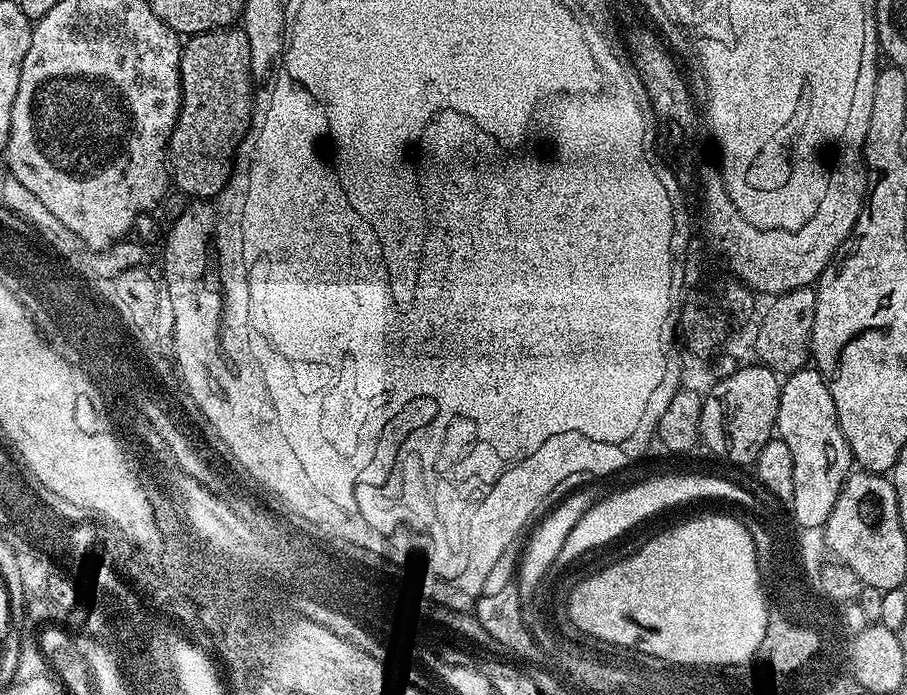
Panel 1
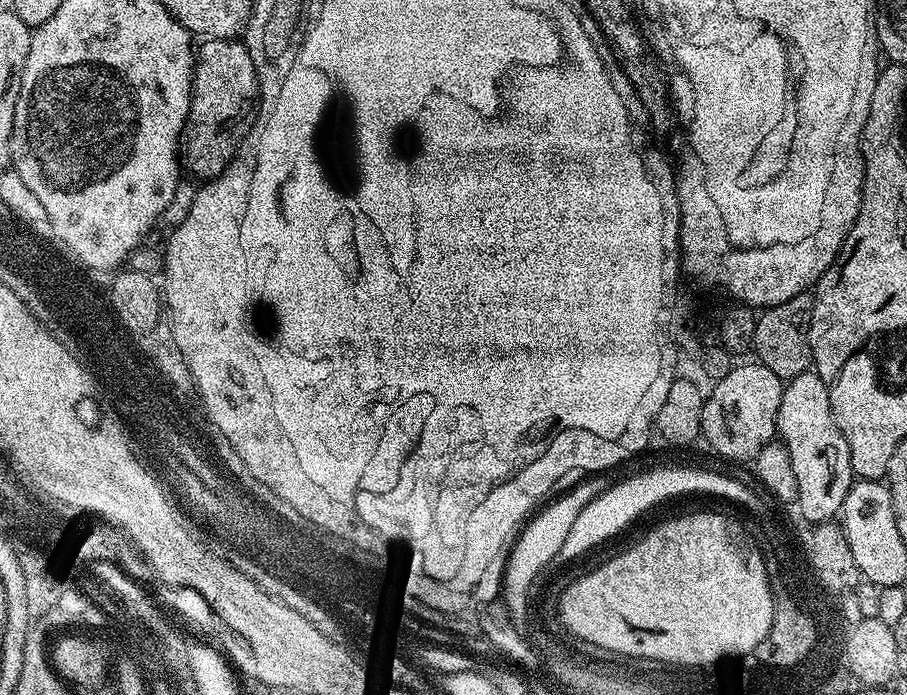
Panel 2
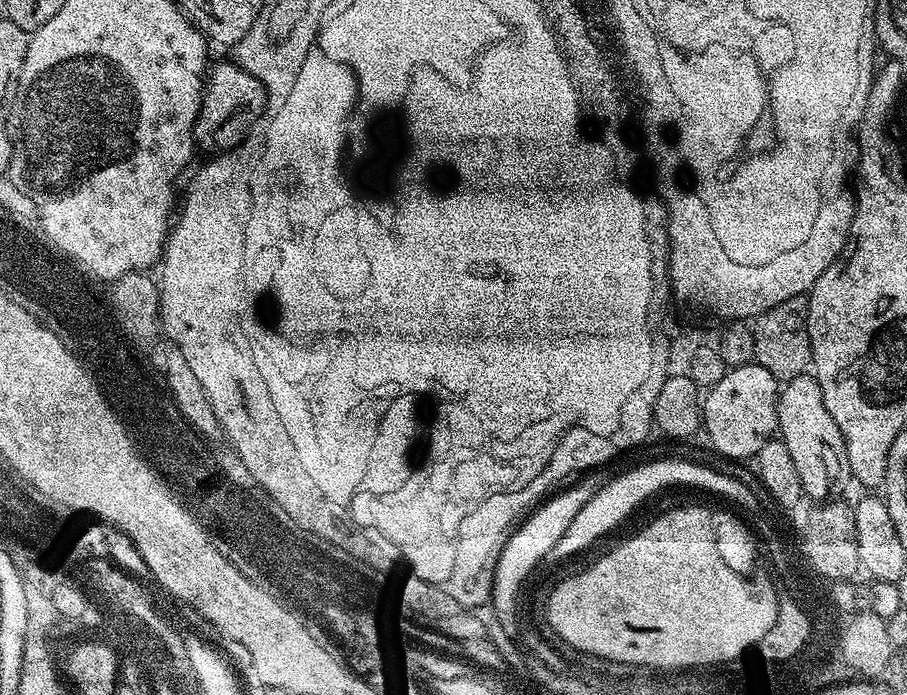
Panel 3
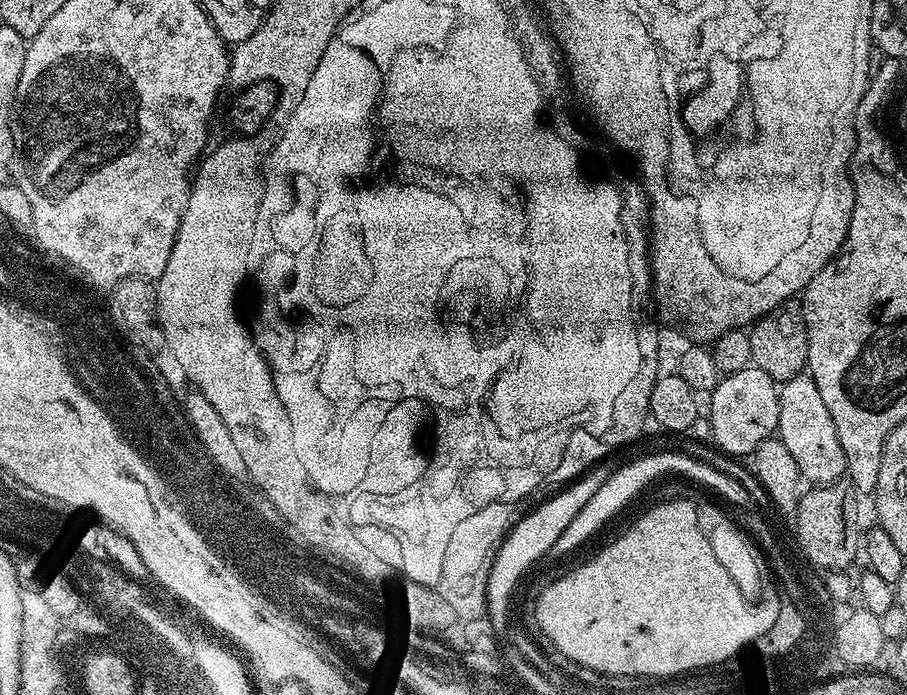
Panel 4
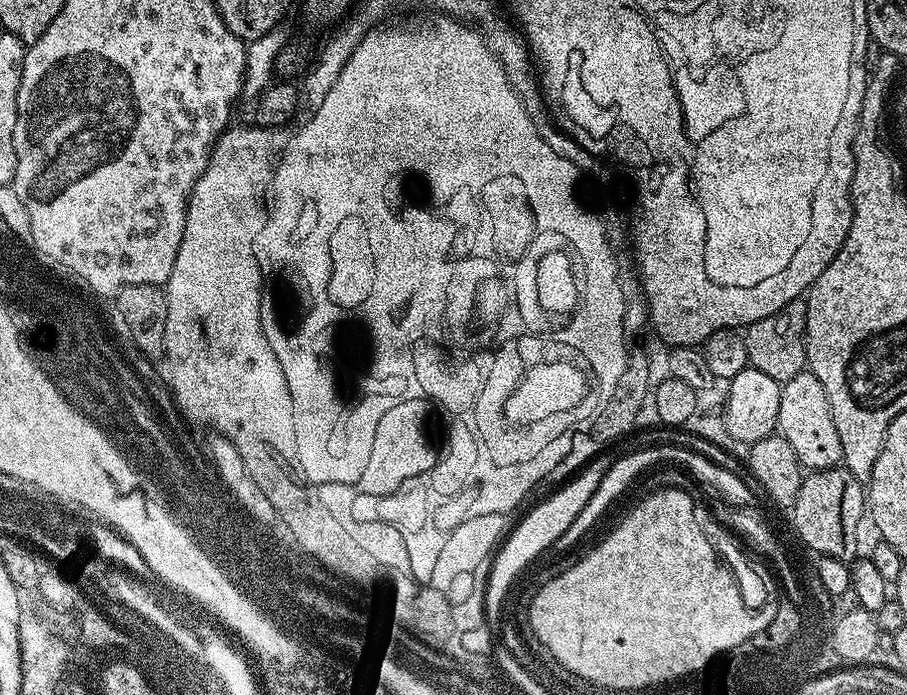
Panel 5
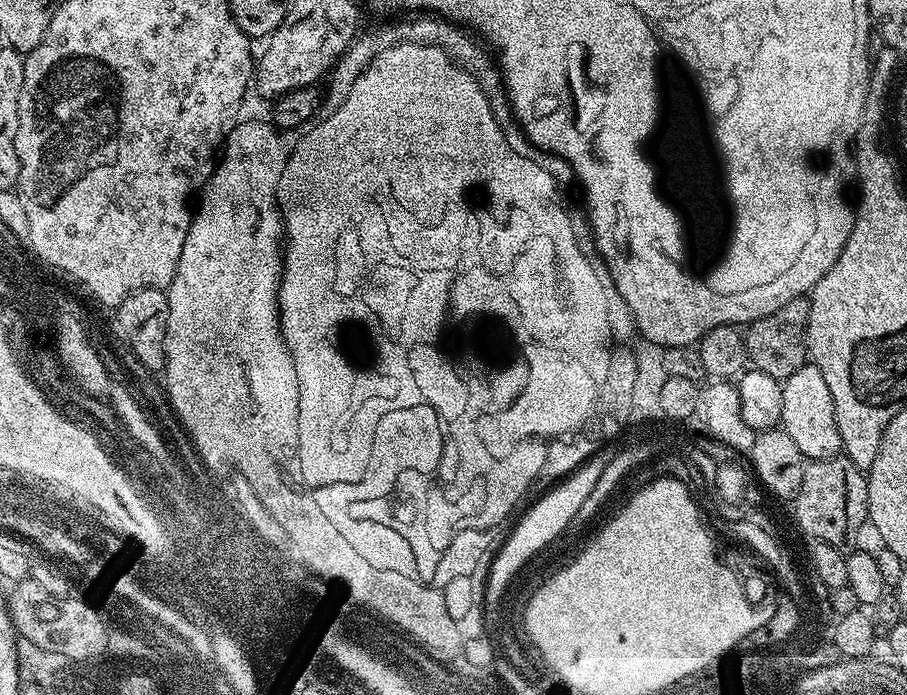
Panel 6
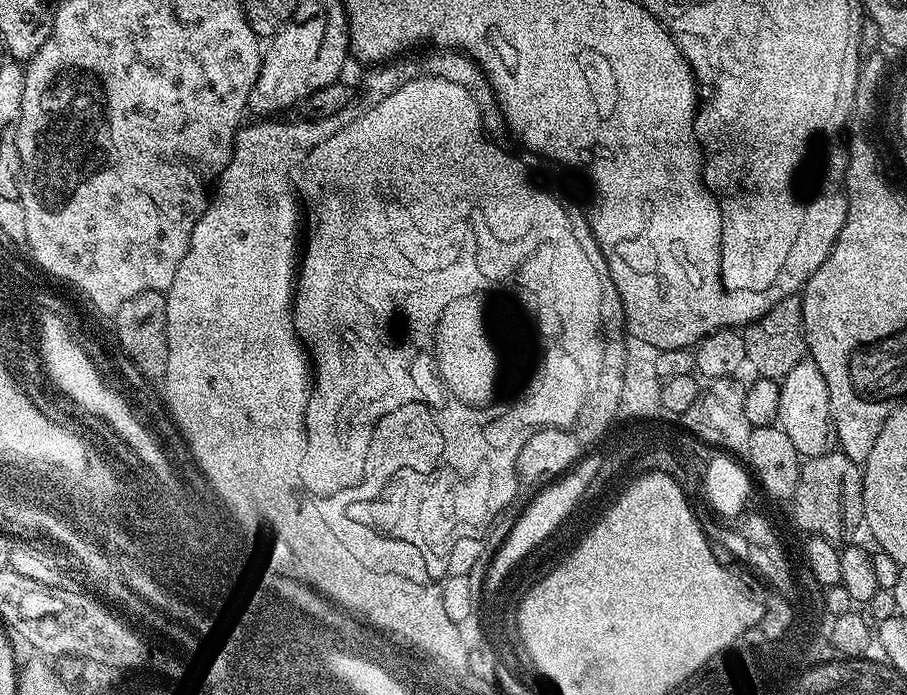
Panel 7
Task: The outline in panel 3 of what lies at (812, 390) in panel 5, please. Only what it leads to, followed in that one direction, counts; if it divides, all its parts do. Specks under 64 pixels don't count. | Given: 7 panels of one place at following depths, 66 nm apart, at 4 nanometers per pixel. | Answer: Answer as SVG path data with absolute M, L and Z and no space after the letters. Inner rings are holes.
M805 374L787 381L779 389L776 405L778 436L786 450L790 450L790 458L794 458L804 494L812 500L827 501L839 484L849 483L850 473L842 430L838 430L834 418L830 418L830 410L826 410L826 402L822 402L822 390L815 375Z

